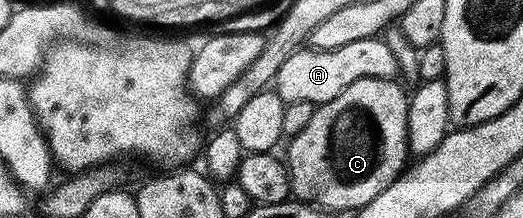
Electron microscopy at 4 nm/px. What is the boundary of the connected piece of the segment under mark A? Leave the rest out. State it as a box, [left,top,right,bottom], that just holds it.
[273,38,398,105]

